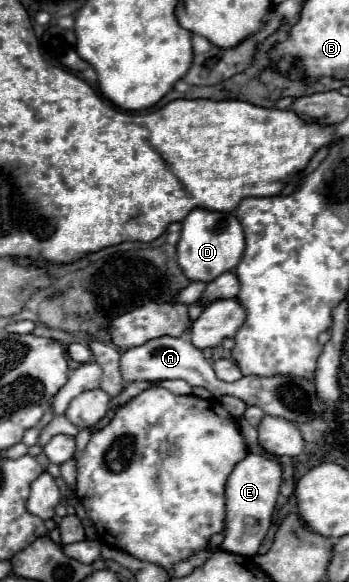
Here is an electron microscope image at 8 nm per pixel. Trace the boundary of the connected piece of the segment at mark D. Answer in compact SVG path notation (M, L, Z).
M193 209L181 229L181 239L177 243L177 263L183 269L185 277L191 281L209 283L225 271L237 267L245 251L245 237L241 223L231 213L215 213L207 209Z

